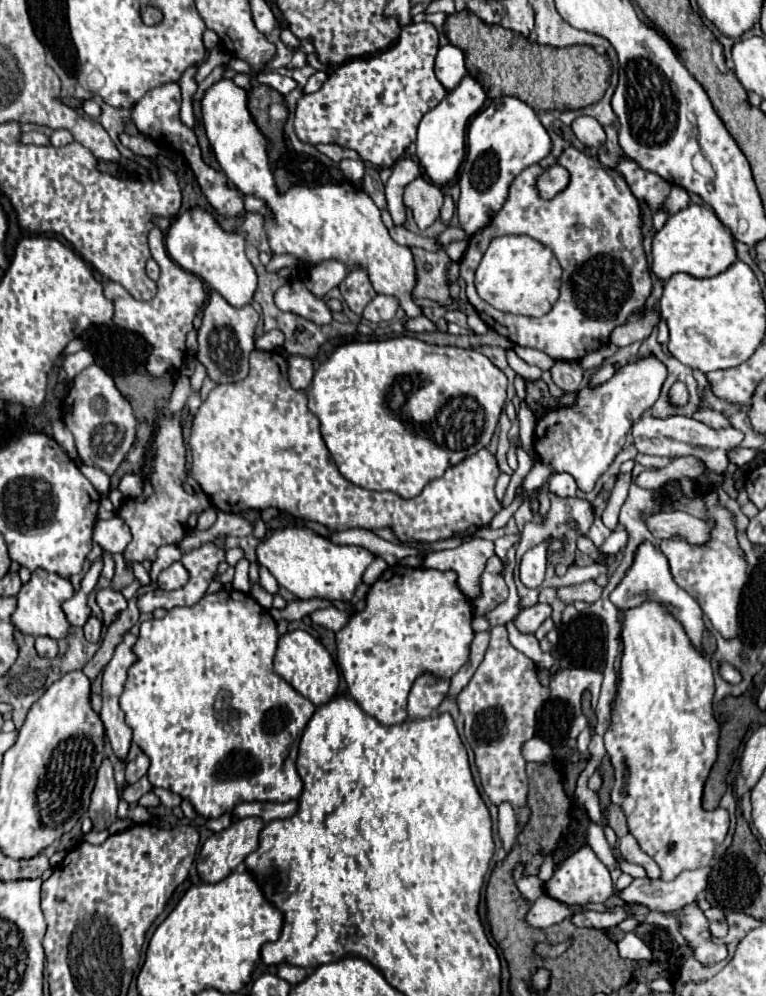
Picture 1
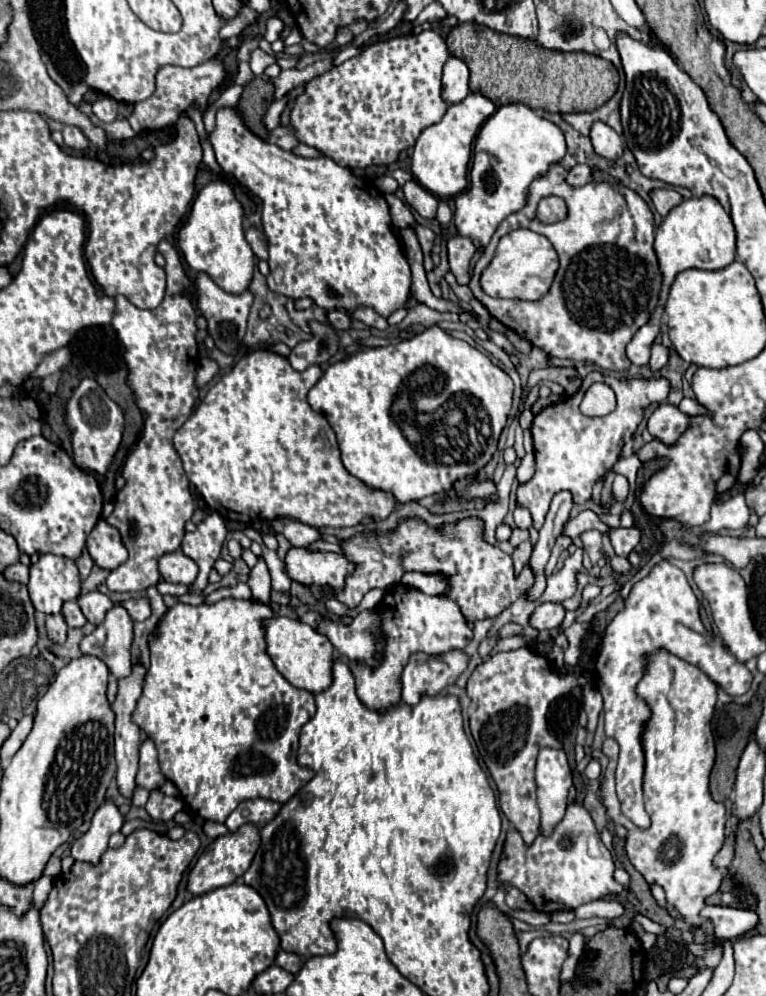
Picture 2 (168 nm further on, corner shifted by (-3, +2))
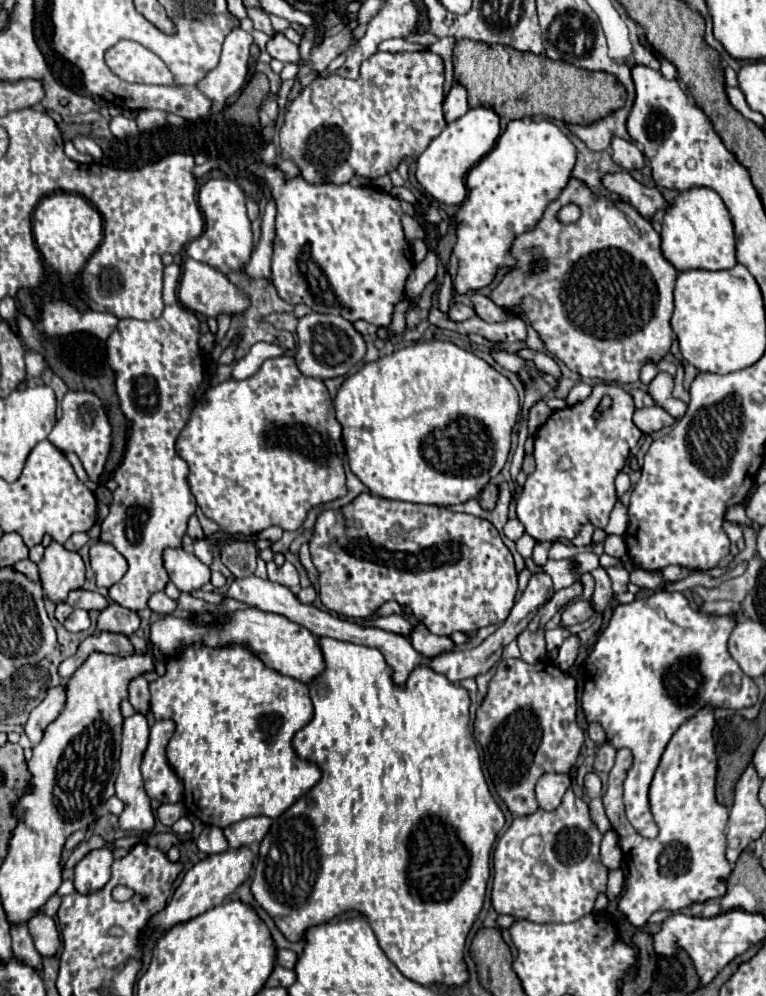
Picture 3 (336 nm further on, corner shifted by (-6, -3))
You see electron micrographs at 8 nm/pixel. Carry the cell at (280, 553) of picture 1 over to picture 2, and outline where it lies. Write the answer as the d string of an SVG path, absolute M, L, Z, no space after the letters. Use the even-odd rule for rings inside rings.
M293 547L287 553L285 569L293 581L299 581L303 585L317 585L317 587L335 587L341 589L345 583L345 577L349 571L353 571L353 565L337 553L311 553L307 549Z

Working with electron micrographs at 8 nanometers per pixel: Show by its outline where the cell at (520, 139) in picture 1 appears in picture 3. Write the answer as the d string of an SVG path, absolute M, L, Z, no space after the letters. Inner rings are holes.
M532 118L508 122L506 130L500 134L494 148L470 170L470 174L466 178L468 198L464 200L460 210L456 212L456 236L458 236L458 240L454 246L454 254L458 258L458 276L456 276L454 288L460 294L468 294L468 292L478 290L482 286L488 286L494 280L496 270L500 266L510 268L514 264L514 258L510 256L512 240L518 234L524 234L538 224L540 216L544 214L544 208L560 194L560 190L568 182L568 176L574 168L574 162L576 162L574 144L552 122L548 122L548 120L534 122Z

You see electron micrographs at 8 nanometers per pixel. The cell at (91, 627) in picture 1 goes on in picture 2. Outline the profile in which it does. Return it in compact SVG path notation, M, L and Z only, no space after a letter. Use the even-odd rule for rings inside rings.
M91 591L91 593L79 595L77 605L81 607L81 611L89 623L99 625L105 619L105 613L109 611L109 607L113 607L113 601L99 591Z

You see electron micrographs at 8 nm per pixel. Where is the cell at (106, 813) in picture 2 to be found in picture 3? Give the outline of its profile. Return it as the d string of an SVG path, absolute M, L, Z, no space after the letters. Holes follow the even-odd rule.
M106 842L106 846L88 852L74 868L74 888L78 892L94 892L100 890L110 880L110 866L114 846Z

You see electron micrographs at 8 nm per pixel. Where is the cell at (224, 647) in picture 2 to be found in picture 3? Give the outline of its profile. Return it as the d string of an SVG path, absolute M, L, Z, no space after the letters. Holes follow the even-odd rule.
M188 644L178 656L166 658L166 674L156 678L154 682L150 682L150 708L152 708L152 714L156 720L172 720L176 724L174 736L172 736L170 744L166 746L166 760L184 784L184 800L182 802L184 802L186 810L190 814L194 814L198 820L202 820L204 824L226 828L232 822L238 822L248 816L258 816L258 814L278 818L284 810L288 810L302 794L306 794L320 780L320 768L316 764L300 760L296 756L296 750L292 748L294 734L312 720L314 708L312 708L308 686L290 678L290 676L282 676L276 670L266 668L264 662L242 644L226 644L226 646L218 646L218 648L210 648L206 644Z

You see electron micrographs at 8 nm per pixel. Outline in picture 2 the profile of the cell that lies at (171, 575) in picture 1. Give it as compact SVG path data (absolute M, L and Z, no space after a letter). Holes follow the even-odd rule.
M177 549L173 553L165 553L159 559L159 571L167 583L191 585L199 573L199 567L191 557L187 557L181 549Z

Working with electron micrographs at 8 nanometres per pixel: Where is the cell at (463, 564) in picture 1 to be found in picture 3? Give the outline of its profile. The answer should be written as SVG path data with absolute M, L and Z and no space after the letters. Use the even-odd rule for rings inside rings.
M508 520L506 526L504 526L504 534L510 538L510 540L518 540L522 534L524 534L524 526L518 522L518 520Z

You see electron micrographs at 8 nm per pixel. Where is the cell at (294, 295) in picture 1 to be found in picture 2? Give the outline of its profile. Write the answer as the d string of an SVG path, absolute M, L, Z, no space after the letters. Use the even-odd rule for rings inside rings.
M329 311L329 313L327 313L327 321L329 321L335 329L341 329L341 331L351 329L351 315L347 315L347 313Z

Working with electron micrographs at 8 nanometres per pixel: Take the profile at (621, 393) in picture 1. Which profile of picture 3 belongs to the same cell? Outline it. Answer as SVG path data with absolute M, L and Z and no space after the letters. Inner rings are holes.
M596 384L592 388L592 394L584 402L578 402L562 410L554 410L550 418L546 420L546 424L534 434L536 470L526 478L526 484L516 504L518 520L524 524L526 532L534 540L550 540L550 542L560 540L560 538L570 540L578 534L578 530L586 522L592 522L598 528L606 528L610 520L610 512L616 504L614 478L626 464L630 448L634 448L638 440L642 438L640 428L632 422L632 414L634 414L634 402L632 402L632 396L624 388L620 388L618 384ZM604 394L608 394L614 404L600 420L594 420L592 412Z

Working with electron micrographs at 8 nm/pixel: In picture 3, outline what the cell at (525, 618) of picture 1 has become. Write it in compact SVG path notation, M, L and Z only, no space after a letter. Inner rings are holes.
M576 600L576 602L570 602L564 610L562 610L562 618L560 618L560 626L566 628L566 626L574 626L574 624L580 624L580 622L586 622L590 616L592 616L592 606L590 602L584 602L584 600Z

